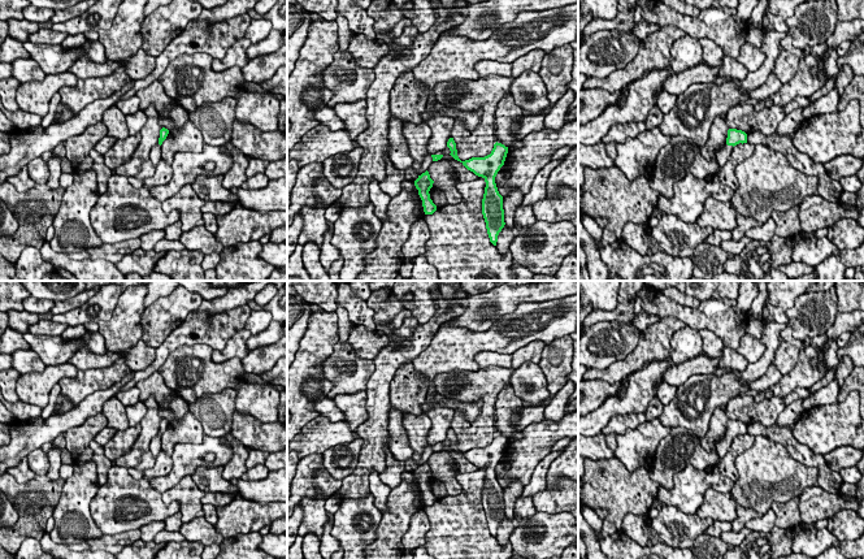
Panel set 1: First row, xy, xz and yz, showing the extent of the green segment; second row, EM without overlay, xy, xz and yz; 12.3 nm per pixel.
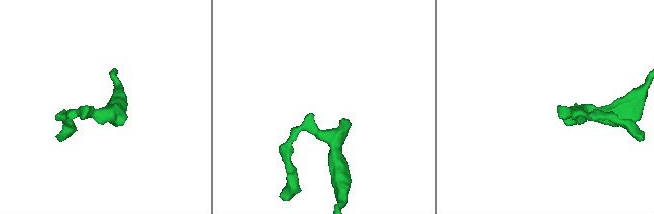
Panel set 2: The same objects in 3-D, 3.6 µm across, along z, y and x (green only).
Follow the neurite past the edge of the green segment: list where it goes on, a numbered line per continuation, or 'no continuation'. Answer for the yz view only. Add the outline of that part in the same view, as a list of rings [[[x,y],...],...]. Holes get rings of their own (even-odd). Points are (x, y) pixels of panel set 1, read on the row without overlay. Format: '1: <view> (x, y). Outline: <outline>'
1: yz (723, 446). Outline: [[[725,436],[722,441],[717,442],[716,448],[717,448],[718,458],[720,458],[718,463],[730,450],[731,442],[733,442],[733,437],[728,437],[728,436]]]

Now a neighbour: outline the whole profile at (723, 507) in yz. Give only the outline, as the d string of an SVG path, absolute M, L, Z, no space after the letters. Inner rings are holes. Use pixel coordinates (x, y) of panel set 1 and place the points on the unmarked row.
M708 489L704 493L704 499L699 507L696 515L700 519L711 517L717 521L729 521L737 519L737 502L731 497L731 493L718 493L713 489Z

